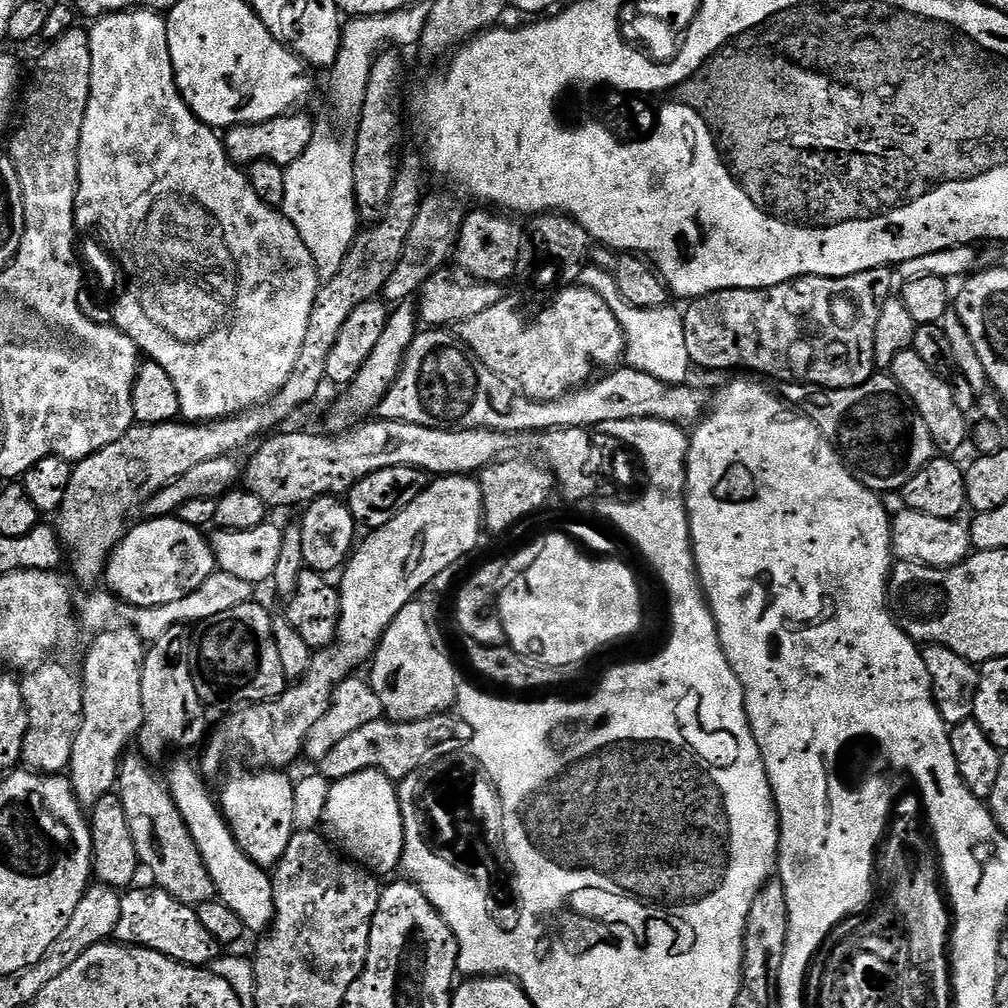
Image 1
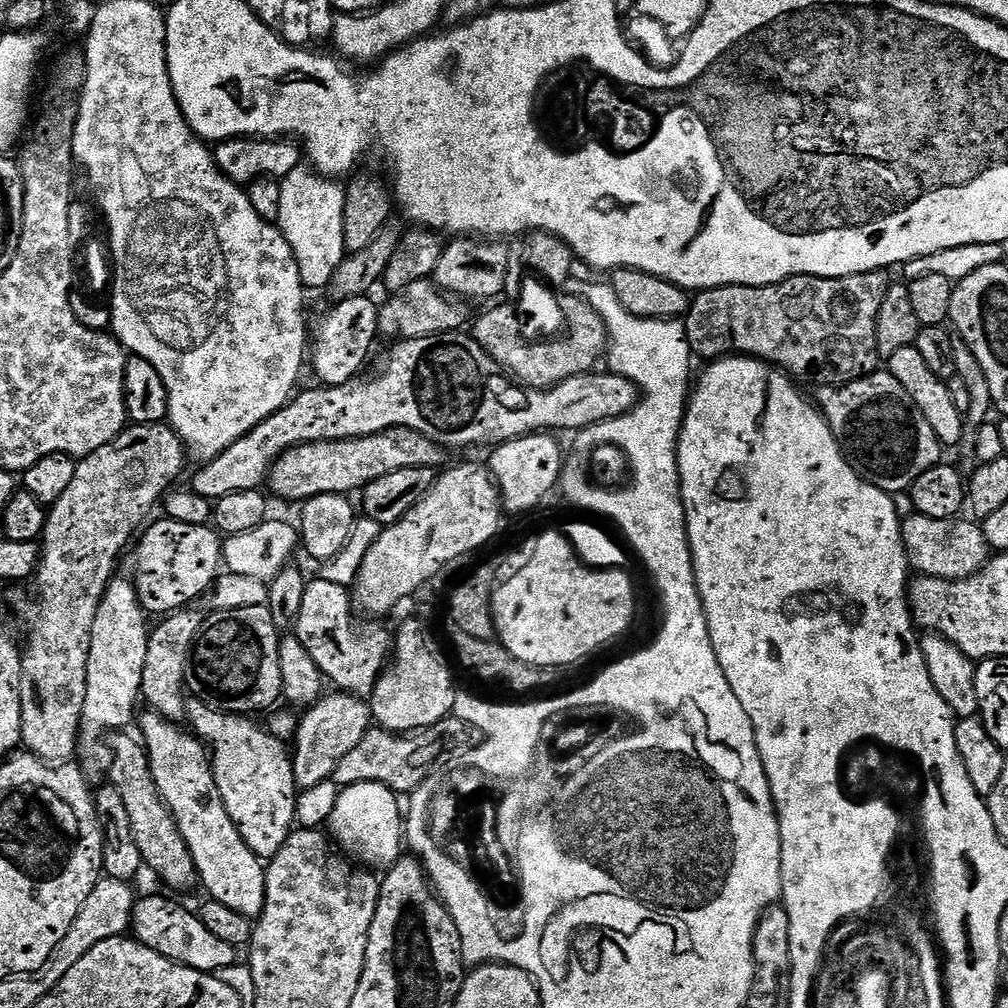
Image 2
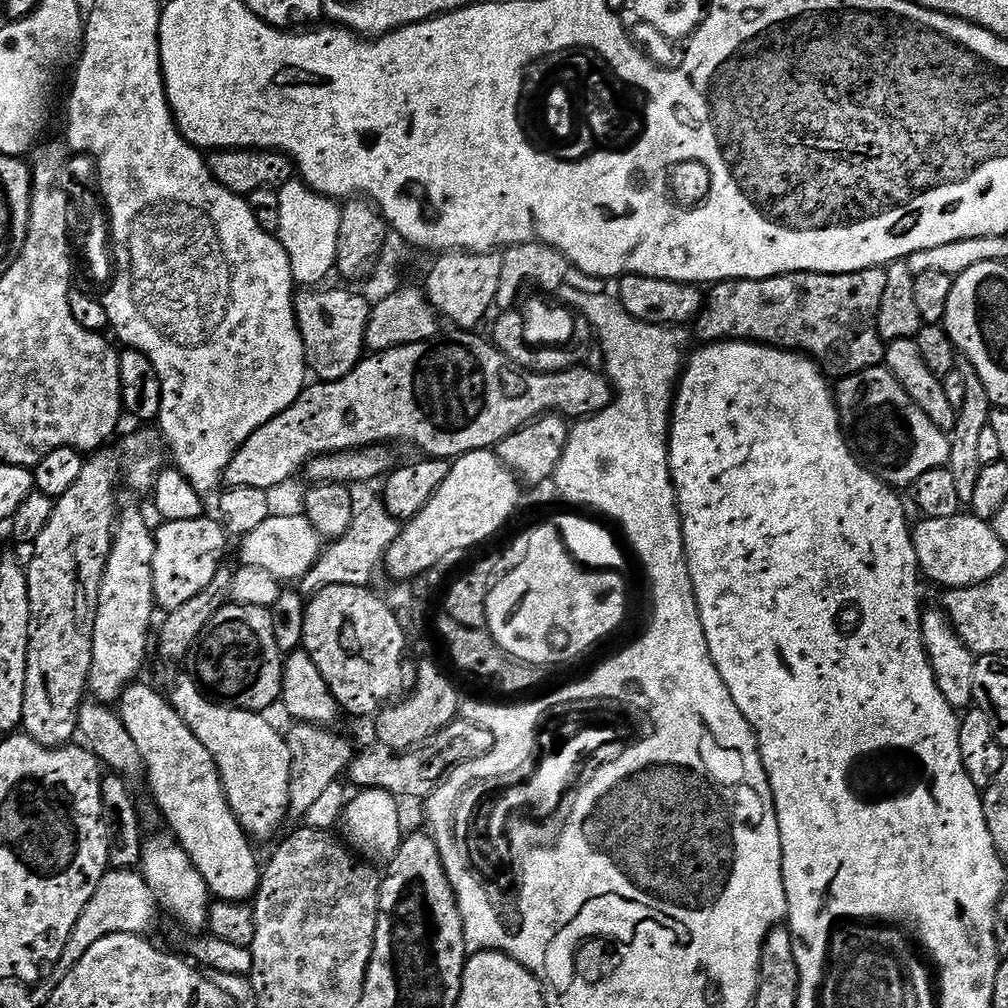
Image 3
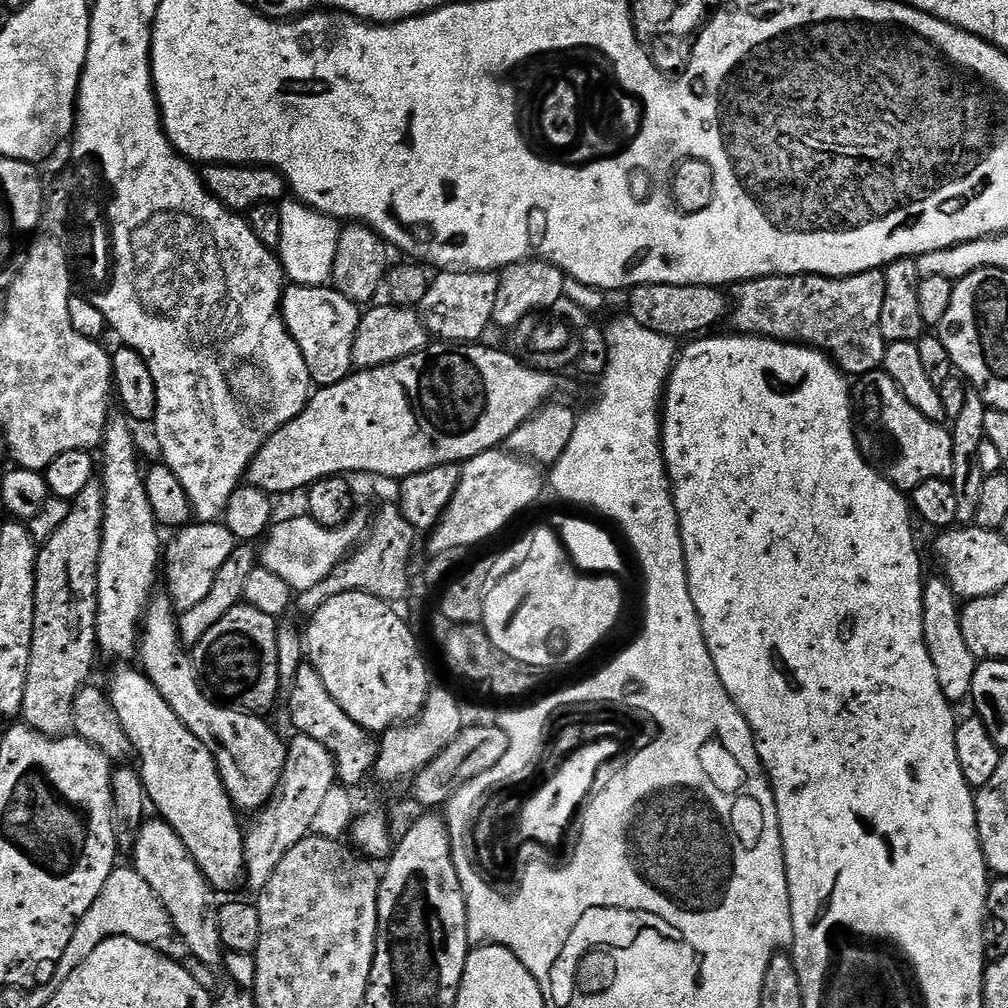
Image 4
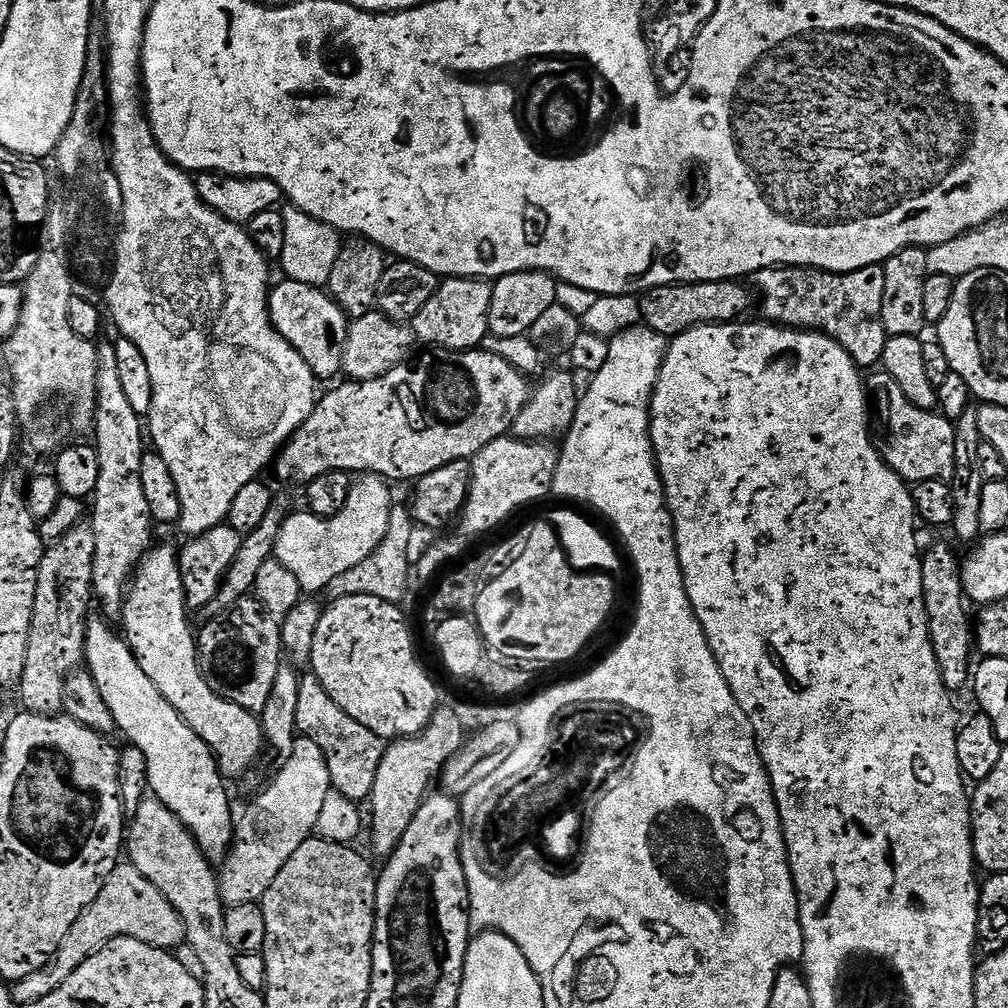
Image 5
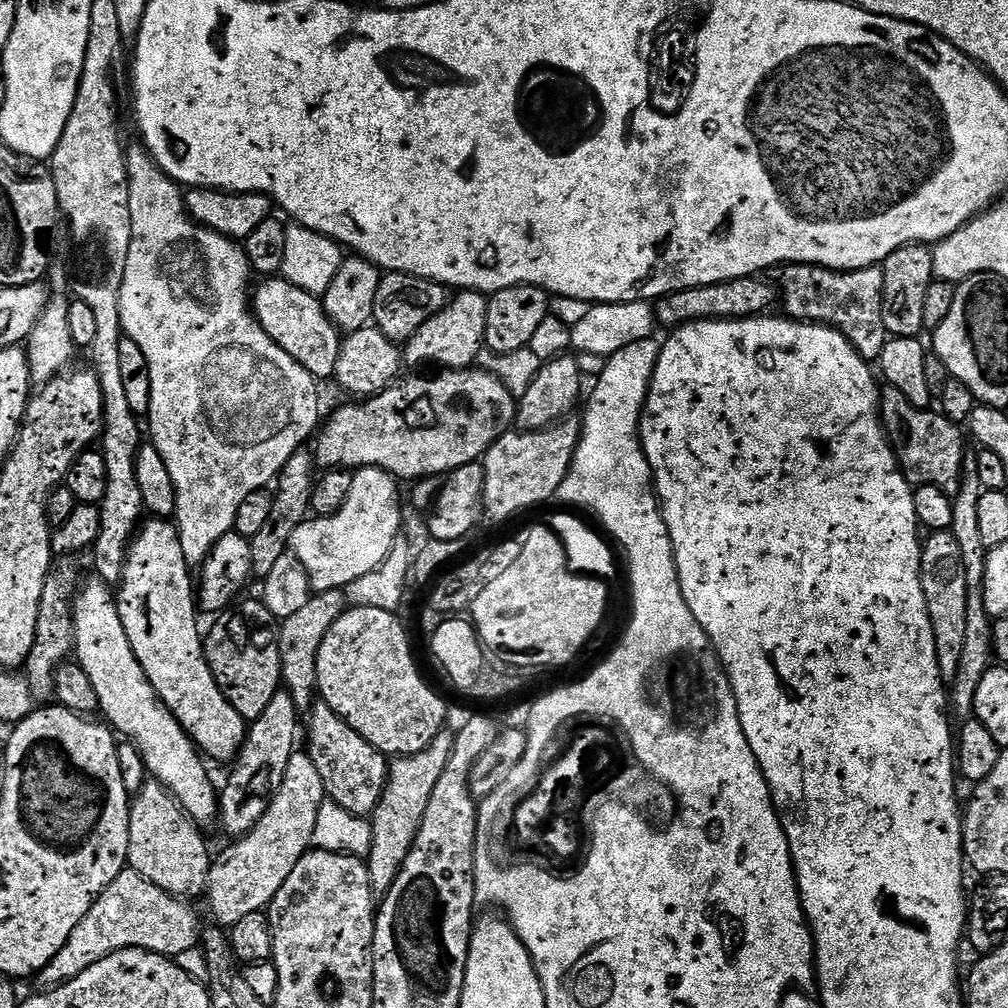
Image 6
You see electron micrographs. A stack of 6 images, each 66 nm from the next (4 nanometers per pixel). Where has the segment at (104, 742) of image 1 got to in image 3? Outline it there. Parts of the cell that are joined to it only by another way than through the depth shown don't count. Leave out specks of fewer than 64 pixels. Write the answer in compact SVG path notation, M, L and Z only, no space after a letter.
M121 507L118 512L118 519L116 527L112 534L112 549L108 555L106 562L106 570L104 577L100 583L100 593L98 594L98 610L94 618L94 638L92 639L92 665L90 666L90 674L88 675L88 692L93 701L102 703L107 706L112 706L119 701L123 696L125 690L137 679L136 676L144 668L144 659L148 656L148 631L152 628L152 611L157 611L158 605L156 602L156 595L154 594L154 582L152 581L152 563L154 562L154 546L156 545L156 538L154 535L153 525L148 525L148 520L136 508Z

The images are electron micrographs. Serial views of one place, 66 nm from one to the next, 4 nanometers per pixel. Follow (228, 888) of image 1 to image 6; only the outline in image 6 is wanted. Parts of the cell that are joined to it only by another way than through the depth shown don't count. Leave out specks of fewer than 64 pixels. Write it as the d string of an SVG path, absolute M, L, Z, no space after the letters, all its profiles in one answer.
M92 578L88 585L77 591L72 606L72 621L74 622L74 660L86 670L86 678L90 678L94 686L94 694L98 694L99 711L105 712L107 723L121 737L129 738L140 748L140 756L144 760L149 773L160 783L170 789L176 801L180 803L192 820L201 826L215 825L220 814L217 785L212 785L208 777L205 757L192 742L191 736L174 718L174 714L160 701L160 695L150 686L134 650L130 646L130 638L126 638L126 630L122 626L122 618L116 609L116 596L113 589L99 578Z

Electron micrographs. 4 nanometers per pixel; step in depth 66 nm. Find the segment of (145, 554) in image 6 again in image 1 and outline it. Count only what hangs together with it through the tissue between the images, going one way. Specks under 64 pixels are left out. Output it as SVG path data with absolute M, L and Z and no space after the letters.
M248 770L252 772L240 772L237 776L232 776L228 780L228 785L224 788L224 793L219 793L218 803L223 811L224 819L228 821L230 830L234 834L234 838L238 842L238 846L242 846L244 853L252 859L259 866L259 868L265 870L275 869L279 864L282 854L286 854L286 846L290 846L290 838L292 833L297 831L296 819L294 818L294 790L296 789L293 777L288 777L289 774L284 770Z

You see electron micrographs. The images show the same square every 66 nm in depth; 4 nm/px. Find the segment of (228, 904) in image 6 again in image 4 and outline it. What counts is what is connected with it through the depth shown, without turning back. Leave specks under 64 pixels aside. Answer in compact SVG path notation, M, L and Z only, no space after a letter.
M293 735L293 740L287 741L286 747L288 757L284 763L284 773L280 775L280 785L276 787L275 793L268 799L268 803L255 813L252 825L247 825L244 833L244 875L246 884L249 884L253 890L259 890L266 886L270 880L270 874L278 870L278 862L282 862L284 855L292 849L295 844L302 842L312 832L312 822L315 815L318 814L322 798L326 798L326 793L337 783L336 759L314 738L309 736Z

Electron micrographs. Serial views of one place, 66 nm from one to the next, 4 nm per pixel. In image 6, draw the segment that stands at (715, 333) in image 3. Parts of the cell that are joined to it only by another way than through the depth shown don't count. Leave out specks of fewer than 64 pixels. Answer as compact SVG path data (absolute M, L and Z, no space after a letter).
M790 264L778 279L782 308L791 319L837 328L855 346L863 360L879 361L885 342L890 339L886 322L882 322L883 267L856 268L852 272L837 272L819 264Z

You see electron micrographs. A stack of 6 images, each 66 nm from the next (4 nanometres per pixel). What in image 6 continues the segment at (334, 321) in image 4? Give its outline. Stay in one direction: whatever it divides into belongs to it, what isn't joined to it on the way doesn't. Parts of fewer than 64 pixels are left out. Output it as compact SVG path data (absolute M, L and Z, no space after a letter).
M268 278L260 283L264 284L257 288L255 285L250 303L262 330L266 330L272 341L282 346L282 350L286 350L286 354L290 354L290 358L294 358L294 362L301 364L317 381L324 382L327 376L328 379L335 377L342 333L333 326L323 303L283 278Z

